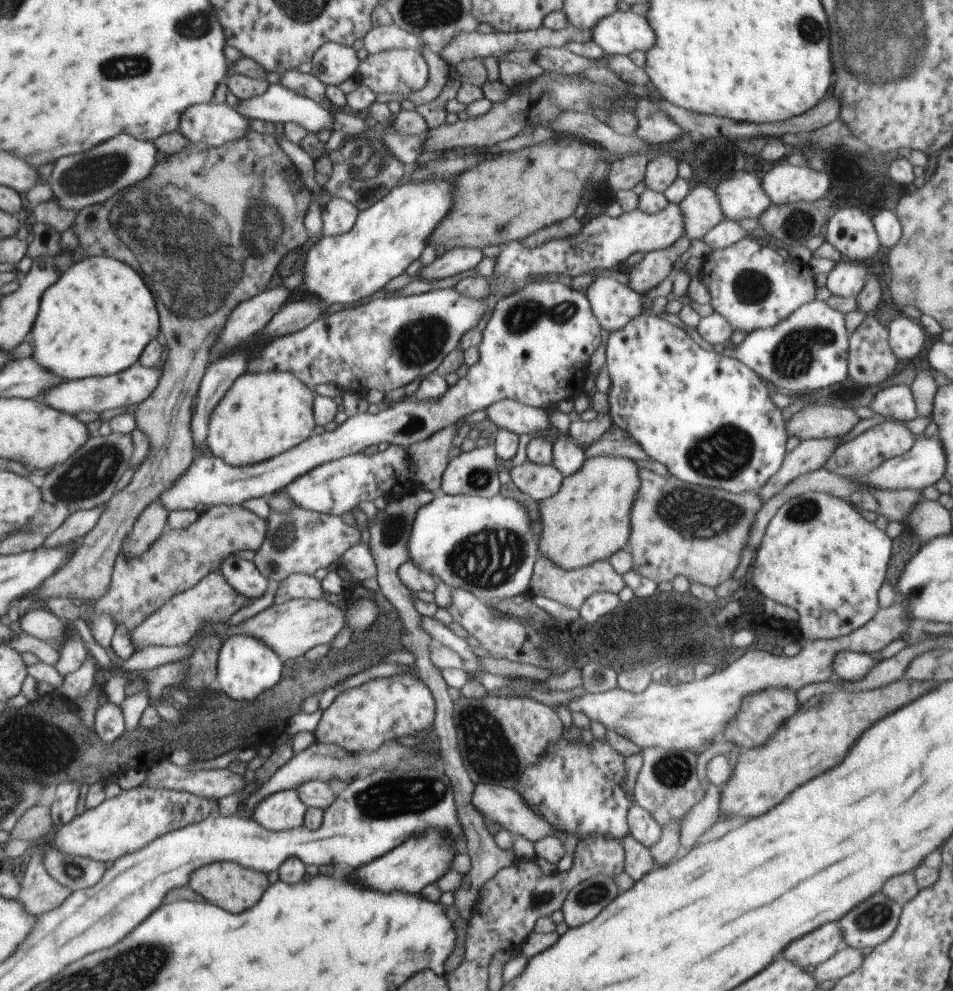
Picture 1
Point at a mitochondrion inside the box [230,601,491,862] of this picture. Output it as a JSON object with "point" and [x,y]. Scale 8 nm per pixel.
{"point":[390,798]}

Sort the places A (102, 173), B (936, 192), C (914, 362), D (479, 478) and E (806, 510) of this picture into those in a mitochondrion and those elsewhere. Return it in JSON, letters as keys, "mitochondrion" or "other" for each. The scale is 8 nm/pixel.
{"A":"mitochondrion","B":"other","C":"other","D":"mitochondrion","E":"mitochondrion"}

